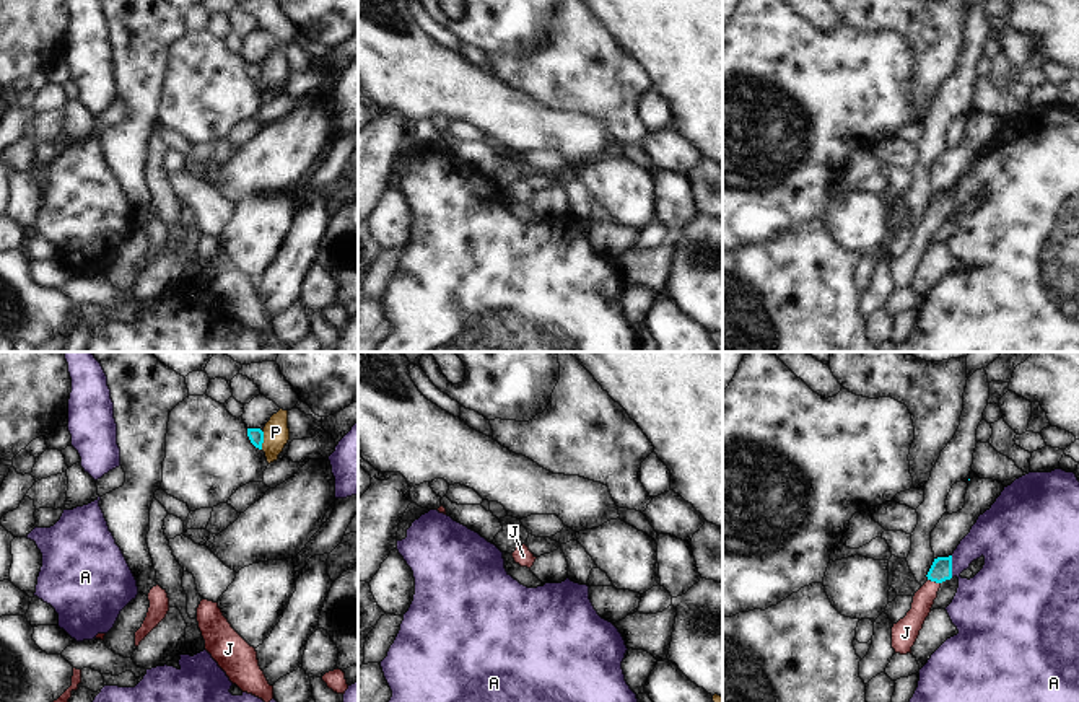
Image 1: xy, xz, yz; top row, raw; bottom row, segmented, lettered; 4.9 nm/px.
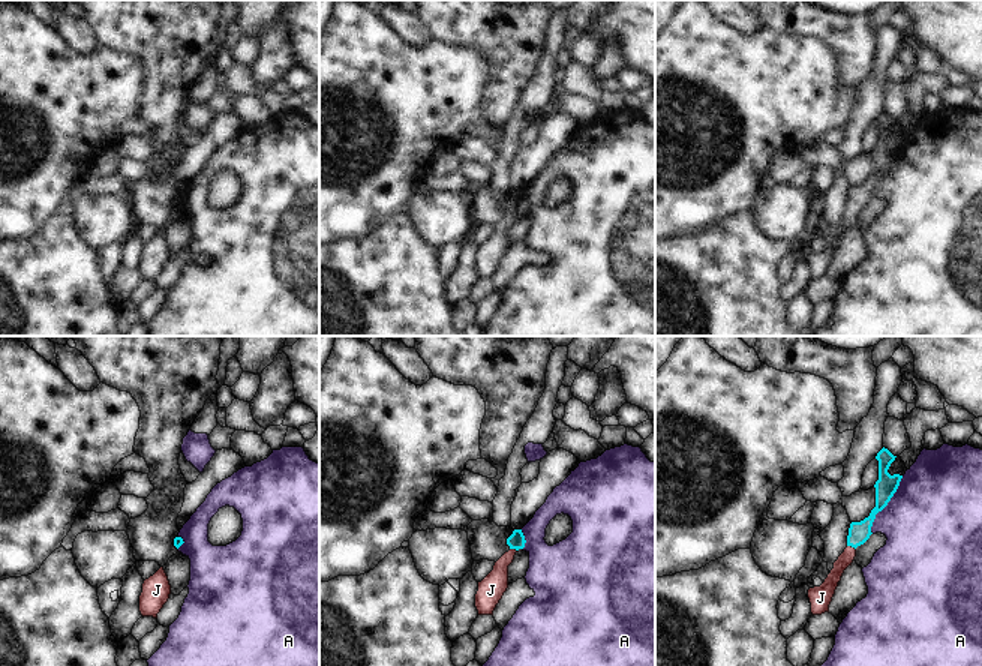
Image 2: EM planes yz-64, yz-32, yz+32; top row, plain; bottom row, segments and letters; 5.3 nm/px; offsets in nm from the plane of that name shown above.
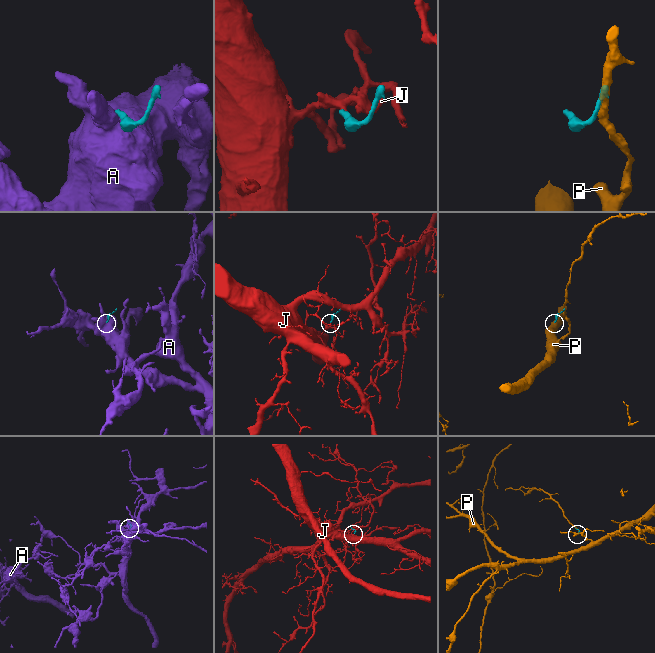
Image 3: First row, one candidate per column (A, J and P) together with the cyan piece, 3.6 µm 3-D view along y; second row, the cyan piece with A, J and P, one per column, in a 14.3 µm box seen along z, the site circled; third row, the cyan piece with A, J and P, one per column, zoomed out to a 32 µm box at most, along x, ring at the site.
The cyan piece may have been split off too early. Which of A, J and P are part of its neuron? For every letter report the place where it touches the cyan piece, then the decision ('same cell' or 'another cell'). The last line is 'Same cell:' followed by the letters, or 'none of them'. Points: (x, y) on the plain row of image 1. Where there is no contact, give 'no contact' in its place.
A: meets cyan in yz at (951, 202); another cell
J: meets cyan in yz at (934, 215); same cell
P: meets cyan in xy at (262, 75); another cell
Same cell: J

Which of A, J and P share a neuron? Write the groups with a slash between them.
A / J / P

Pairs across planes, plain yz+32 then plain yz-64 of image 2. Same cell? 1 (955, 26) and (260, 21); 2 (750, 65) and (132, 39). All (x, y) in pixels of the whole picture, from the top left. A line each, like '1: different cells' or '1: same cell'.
1: different cells
2: different cells

